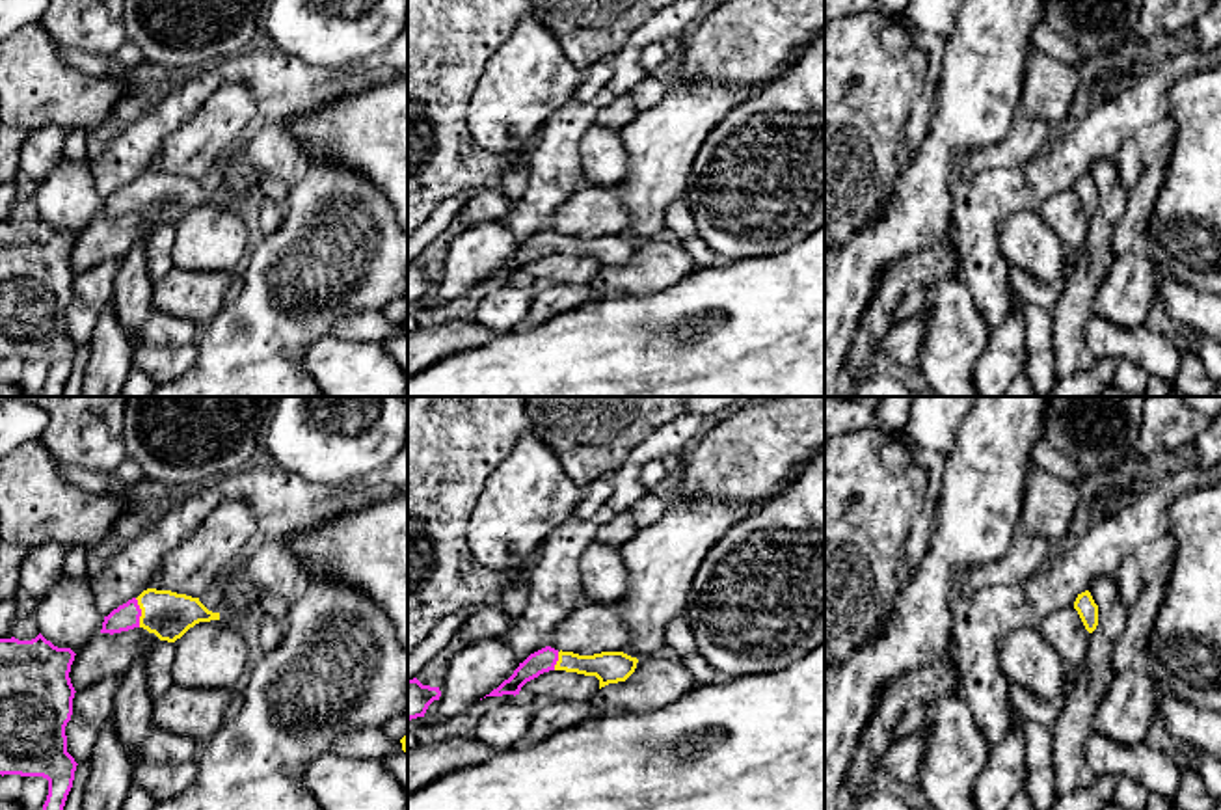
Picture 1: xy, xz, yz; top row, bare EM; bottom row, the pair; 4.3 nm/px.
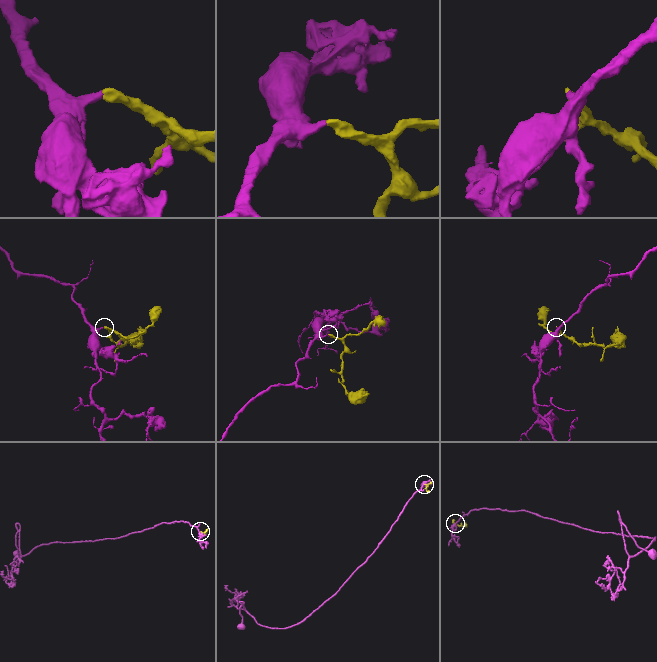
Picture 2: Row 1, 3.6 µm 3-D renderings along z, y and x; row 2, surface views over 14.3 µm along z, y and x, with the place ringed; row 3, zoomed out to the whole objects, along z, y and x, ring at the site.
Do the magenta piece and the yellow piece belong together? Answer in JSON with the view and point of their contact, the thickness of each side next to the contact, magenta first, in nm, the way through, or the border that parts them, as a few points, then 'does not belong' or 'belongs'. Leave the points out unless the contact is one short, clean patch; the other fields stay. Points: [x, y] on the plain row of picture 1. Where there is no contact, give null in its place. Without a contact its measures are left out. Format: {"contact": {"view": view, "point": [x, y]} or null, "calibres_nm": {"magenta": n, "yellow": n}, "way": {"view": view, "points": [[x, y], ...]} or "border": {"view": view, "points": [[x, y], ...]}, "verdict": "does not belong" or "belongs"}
{"contact": {"view": "xy", "point": [140, 196]}, "calibres_nm": {"magenta": 110, "yellow": 200}, "way": {"view": "xy", "points": [[125, 200], [140, 196], [168, 198]]}, "verdict": "belongs"}

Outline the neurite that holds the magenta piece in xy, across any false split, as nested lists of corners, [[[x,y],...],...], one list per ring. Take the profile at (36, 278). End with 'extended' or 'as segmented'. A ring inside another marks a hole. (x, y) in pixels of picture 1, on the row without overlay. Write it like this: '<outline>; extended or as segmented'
[[[41,216],[32,223],[0,222],[0,358],[43,359],[48,378],[43,397],[63,397],[76,344],[67,335],[65,309],[73,298],[71,231],[58,231]]]; as segmented

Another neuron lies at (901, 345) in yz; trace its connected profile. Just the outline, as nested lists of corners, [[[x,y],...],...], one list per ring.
[[[925,309],[895,324],[879,343],[877,354],[888,358],[899,367],[910,367],[919,363],[921,343],[925,337]]]

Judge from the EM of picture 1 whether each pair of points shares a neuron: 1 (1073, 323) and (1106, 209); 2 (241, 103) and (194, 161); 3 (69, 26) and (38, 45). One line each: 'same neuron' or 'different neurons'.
1: same neuron
2: same neuron
3: different neurons

